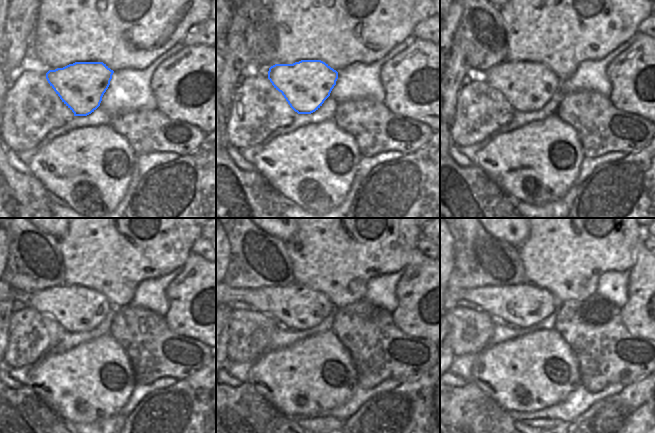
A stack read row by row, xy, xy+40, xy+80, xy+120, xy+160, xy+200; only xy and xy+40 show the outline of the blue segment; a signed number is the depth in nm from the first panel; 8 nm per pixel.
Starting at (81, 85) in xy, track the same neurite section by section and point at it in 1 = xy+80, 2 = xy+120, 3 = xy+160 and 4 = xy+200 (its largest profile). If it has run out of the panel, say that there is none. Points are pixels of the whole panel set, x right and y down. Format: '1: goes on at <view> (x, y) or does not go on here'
1: goes on at xy+80 (528, 86)
2: goes on at xy+120 (77, 309)
3: goes on at xy+160 (297, 307)
4: goes on at xy+200 (522, 305)

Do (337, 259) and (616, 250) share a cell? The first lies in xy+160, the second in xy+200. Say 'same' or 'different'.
same

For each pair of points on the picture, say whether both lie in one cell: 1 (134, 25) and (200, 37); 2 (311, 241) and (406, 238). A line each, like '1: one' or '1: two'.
1: two
2: one

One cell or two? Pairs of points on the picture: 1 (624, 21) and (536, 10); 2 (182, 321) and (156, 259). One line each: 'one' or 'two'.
1: one
2: two

